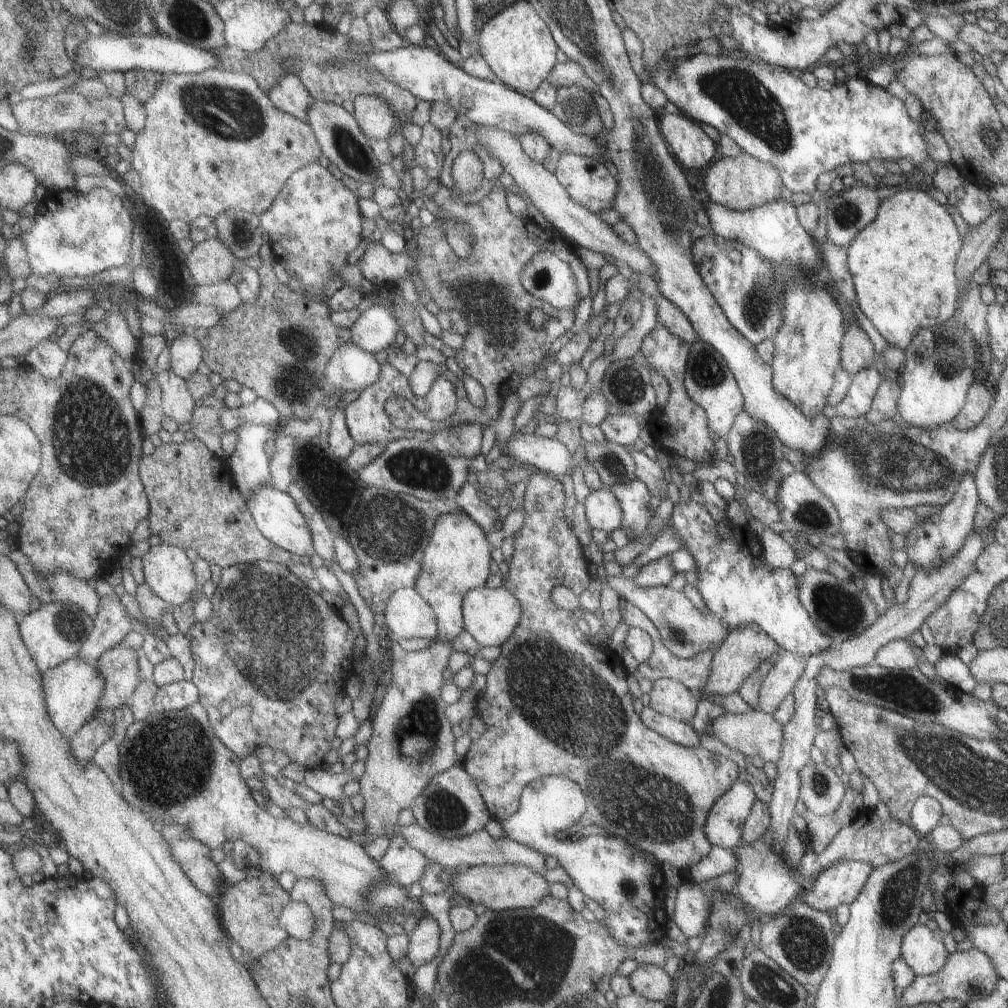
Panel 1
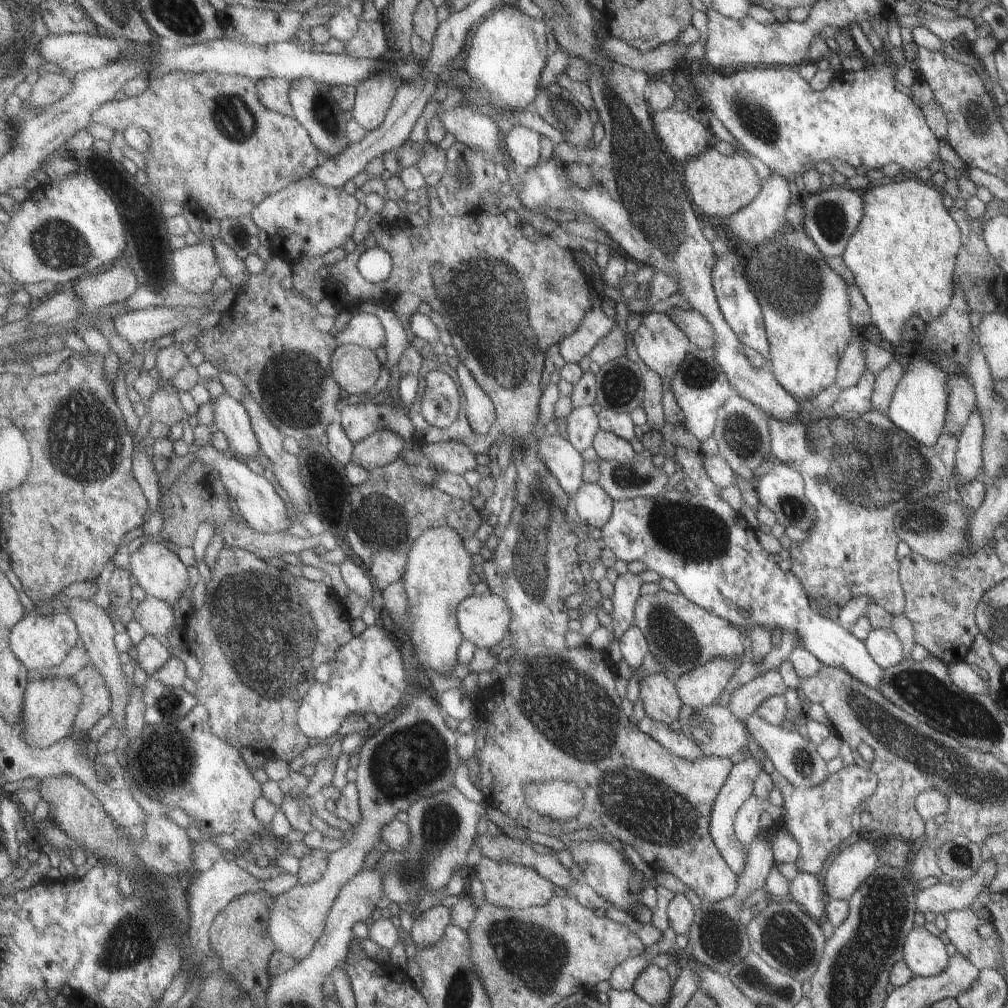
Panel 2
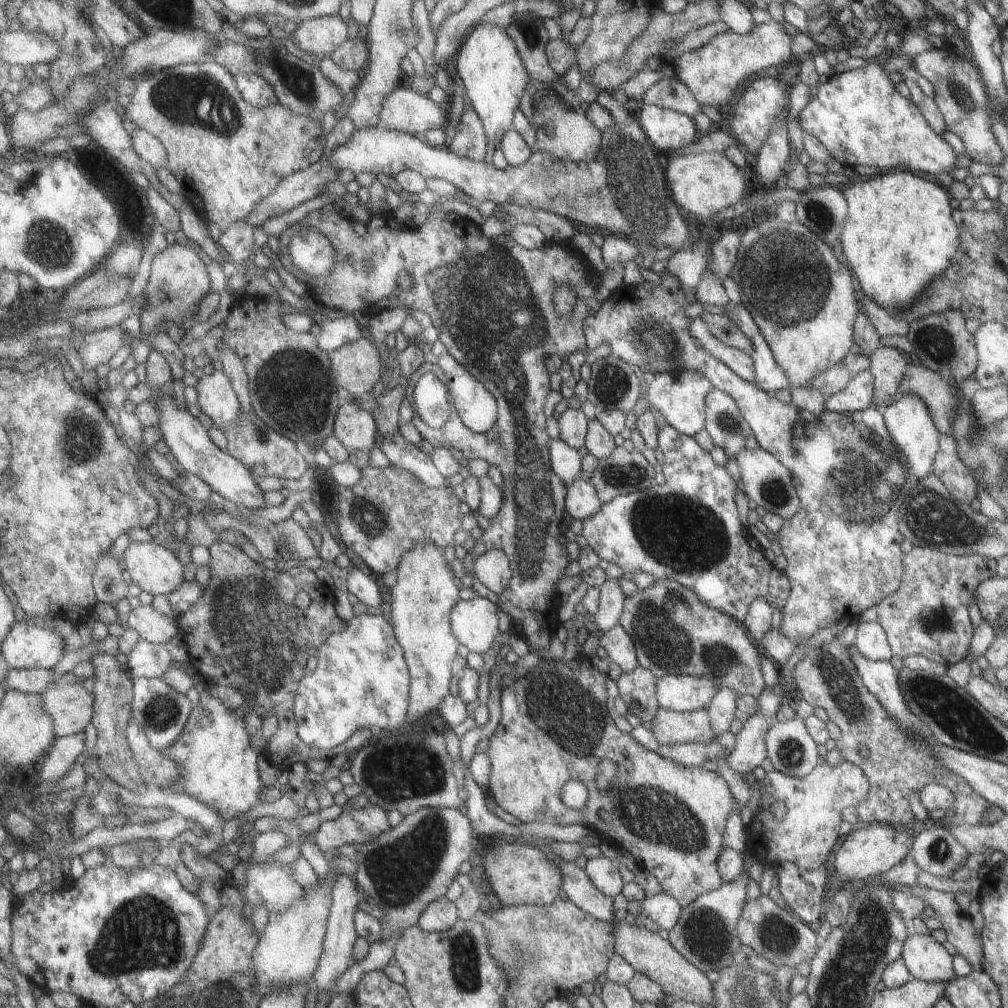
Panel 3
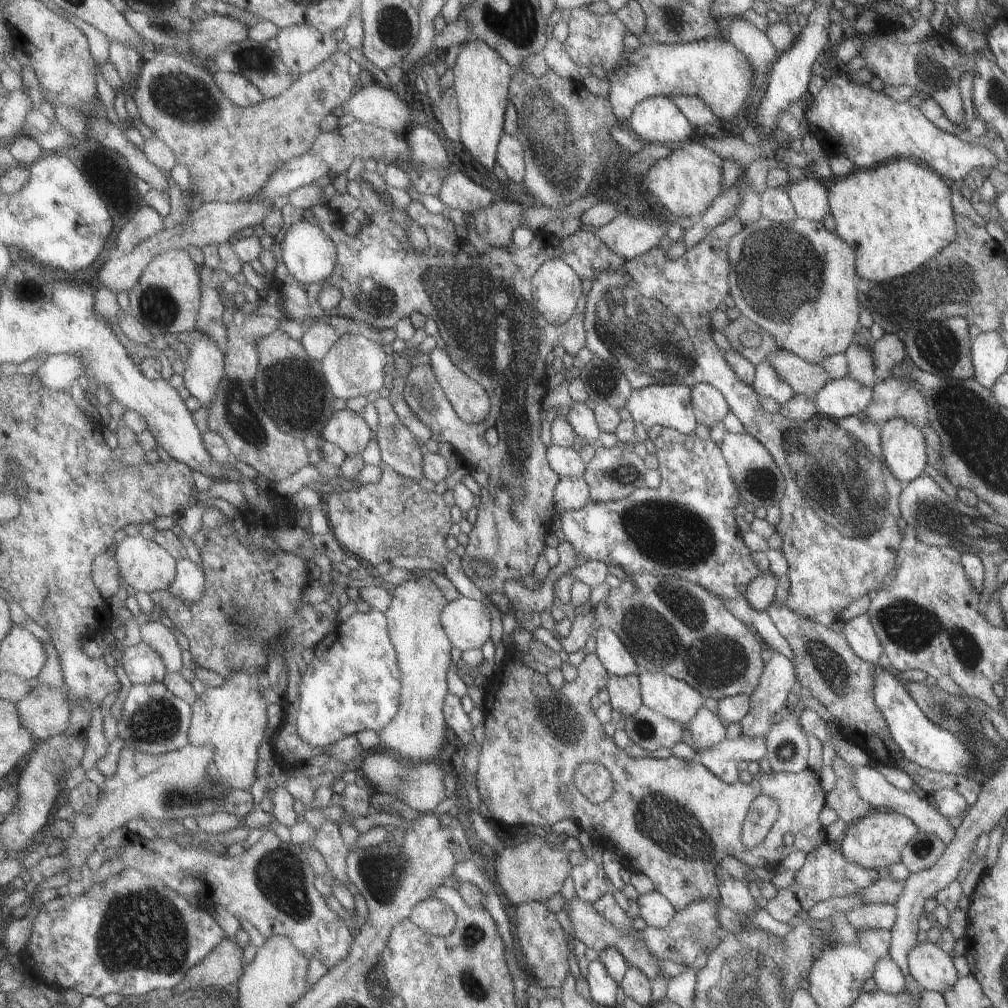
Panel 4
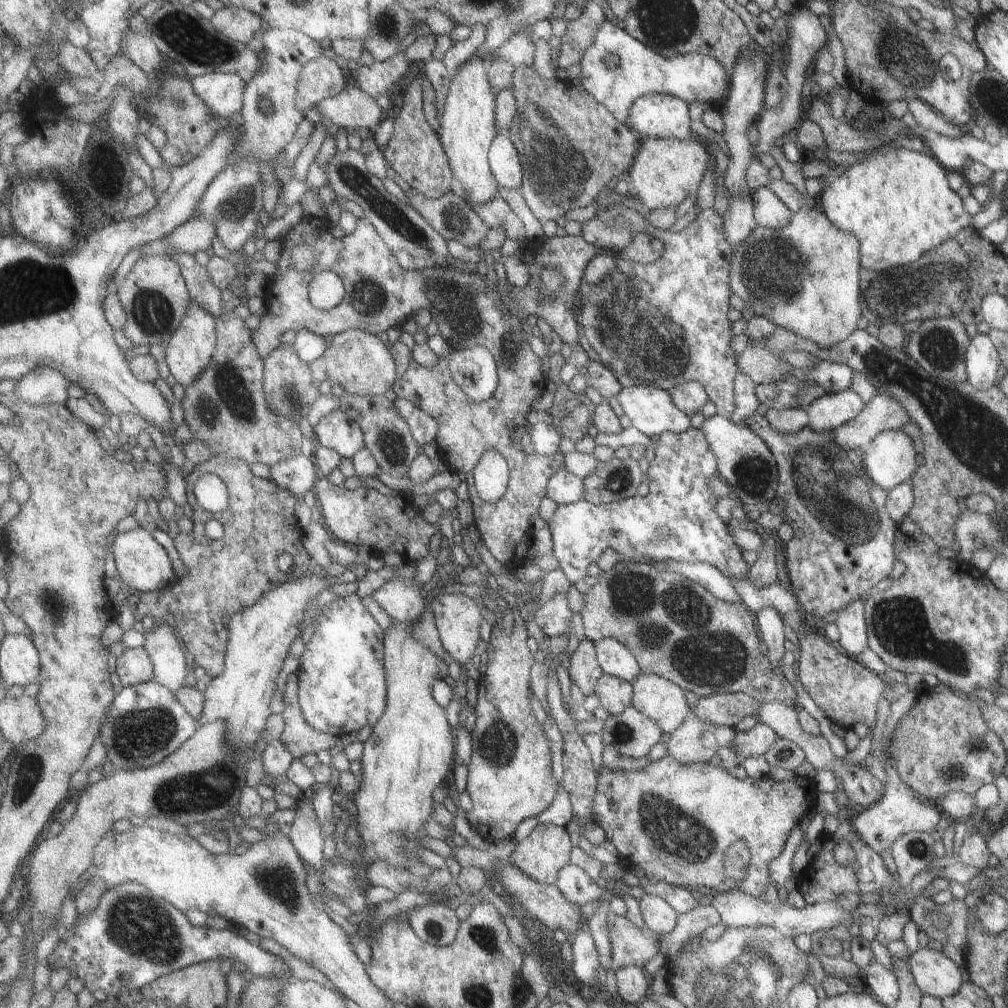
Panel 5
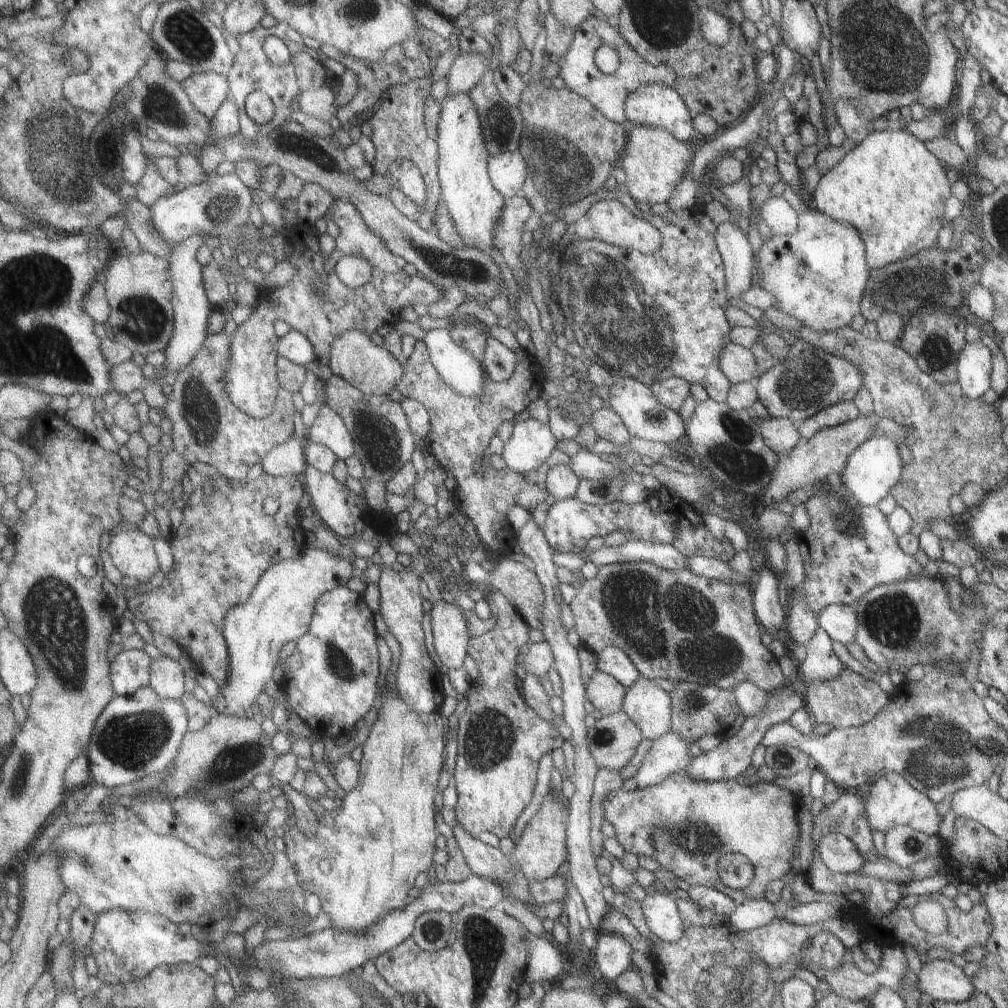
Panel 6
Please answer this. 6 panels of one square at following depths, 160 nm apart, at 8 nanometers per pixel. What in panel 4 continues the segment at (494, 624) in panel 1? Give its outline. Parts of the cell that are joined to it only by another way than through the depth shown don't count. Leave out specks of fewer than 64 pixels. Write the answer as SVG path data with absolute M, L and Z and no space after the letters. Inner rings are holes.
M462 595L449 601L441 620L452 646L461 652L481 648L492 638L493 615L480 600Z

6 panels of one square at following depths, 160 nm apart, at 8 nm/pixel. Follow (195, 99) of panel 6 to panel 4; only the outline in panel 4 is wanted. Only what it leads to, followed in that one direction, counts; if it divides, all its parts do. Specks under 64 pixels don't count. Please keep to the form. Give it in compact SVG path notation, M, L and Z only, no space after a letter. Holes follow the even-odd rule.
M217 71L214 77L222 93L237 106L250 107L266 99L256 84L236 72Z

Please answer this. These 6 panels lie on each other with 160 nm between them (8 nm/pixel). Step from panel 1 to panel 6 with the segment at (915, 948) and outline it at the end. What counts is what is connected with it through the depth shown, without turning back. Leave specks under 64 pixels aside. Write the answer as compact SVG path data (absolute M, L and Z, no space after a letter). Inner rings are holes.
M929 960L924 962L917 972L917 982L919 982L919 990L921 993L927 994L932 1001L941 1002L963 1002L973 994L973 984L961 967L956 966L949 960Z

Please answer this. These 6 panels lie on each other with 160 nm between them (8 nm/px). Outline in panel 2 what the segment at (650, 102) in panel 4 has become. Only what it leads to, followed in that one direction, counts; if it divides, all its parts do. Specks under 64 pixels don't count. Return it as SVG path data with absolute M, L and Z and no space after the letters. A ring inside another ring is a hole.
M689 110L653 111L652 119L666 151L683 164L708 150L711 130L705 128Z

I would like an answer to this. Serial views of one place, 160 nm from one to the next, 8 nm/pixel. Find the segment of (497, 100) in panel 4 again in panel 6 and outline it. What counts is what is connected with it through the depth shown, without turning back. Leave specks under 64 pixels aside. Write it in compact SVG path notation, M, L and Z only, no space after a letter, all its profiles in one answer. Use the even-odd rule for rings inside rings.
M457 94L445 97L442 104L439 138L436 140L440 154L438 178L442 201L445 202L447 212L455 222L459 234L463 236L465 247L489 253L497 248L497 231L500 230L501 220L504 219L504 208L508 200L496 190L488 174L488 145L485 144L479 110L473 104L471 96Z

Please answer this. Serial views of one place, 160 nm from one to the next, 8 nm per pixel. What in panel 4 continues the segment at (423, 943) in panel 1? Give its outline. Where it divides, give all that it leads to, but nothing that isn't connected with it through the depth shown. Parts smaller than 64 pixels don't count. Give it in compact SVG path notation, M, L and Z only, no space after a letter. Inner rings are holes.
M432 896L413 909L410 919L423 930L438 937L452 933L457 924L455 910L443 899Z

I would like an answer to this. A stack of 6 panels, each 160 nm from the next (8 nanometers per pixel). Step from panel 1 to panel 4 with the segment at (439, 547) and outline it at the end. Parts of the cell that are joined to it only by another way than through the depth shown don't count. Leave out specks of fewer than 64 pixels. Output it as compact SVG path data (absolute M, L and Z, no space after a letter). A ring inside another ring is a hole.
M418 570L415 572L417 575L411 575L390 590L392 603L385 613L390 636L399 657L402 695L397 716L377 734L382 749L405 760L429 763L438 758L443 744L446 744L445 732L449 727L444 713L444 700L449 692L447 672L456 659L451 659L452 641L441 620L449 600L443 596L441 587L434 581L420 577Z

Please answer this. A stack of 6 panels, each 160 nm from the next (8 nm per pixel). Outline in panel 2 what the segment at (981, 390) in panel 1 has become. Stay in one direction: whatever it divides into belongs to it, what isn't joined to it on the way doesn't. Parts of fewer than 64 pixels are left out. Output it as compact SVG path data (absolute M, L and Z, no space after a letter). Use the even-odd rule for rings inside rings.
M960 374L949 375L945 388L948 399L942 432L956 437L976 408L976 398L969 379Z

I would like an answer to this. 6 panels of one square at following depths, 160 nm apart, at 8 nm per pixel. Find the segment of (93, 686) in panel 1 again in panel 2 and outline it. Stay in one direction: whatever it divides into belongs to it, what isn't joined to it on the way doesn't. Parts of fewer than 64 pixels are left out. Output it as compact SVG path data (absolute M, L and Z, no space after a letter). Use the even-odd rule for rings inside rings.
M49 677L29 681L20 723L21 736L31 746L45 748L75 734L76 718L83 700L84 692L78 687L73 677Z

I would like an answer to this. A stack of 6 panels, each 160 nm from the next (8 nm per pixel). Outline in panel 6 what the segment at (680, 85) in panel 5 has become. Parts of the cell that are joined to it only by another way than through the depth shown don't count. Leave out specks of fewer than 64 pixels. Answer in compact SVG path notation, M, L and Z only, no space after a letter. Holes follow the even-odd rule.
M597 18L585 20L585 24L576 30L576 38L573 46L563 58L553 60L559 66L559 76L564 80L566 87L573 90L585 100L589 100L605 118L621 125L628 125L625 112L625 100L633 92L644 87L648 83L662 83L673 86L677 81L677 74L667 64L653 65L645 62L629 44L617 28L613 28L609 22L603 22ZM601 46L613 48L619 56L619 66L612 74L603 74L595 64L595 52Z

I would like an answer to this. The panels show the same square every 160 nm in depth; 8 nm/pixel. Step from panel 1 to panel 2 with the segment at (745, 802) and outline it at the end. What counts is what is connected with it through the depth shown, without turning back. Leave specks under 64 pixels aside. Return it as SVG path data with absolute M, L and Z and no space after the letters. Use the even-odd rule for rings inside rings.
M758 750L755 755L750 753L745 756L745 759L734 765L728 782L721 789L720 795L716 798L716 802L712 808L712 818L710 819L710 833L714 843L717 845L719 852L724 856L727 864L732 868L734 873L738 875L744 869L747 857L747 848L751 845L743 844L736 835L734 822L740 808L744 806L745 801L753 796L753 786L757 782L757 776L761 774L762 761L765 754Z

